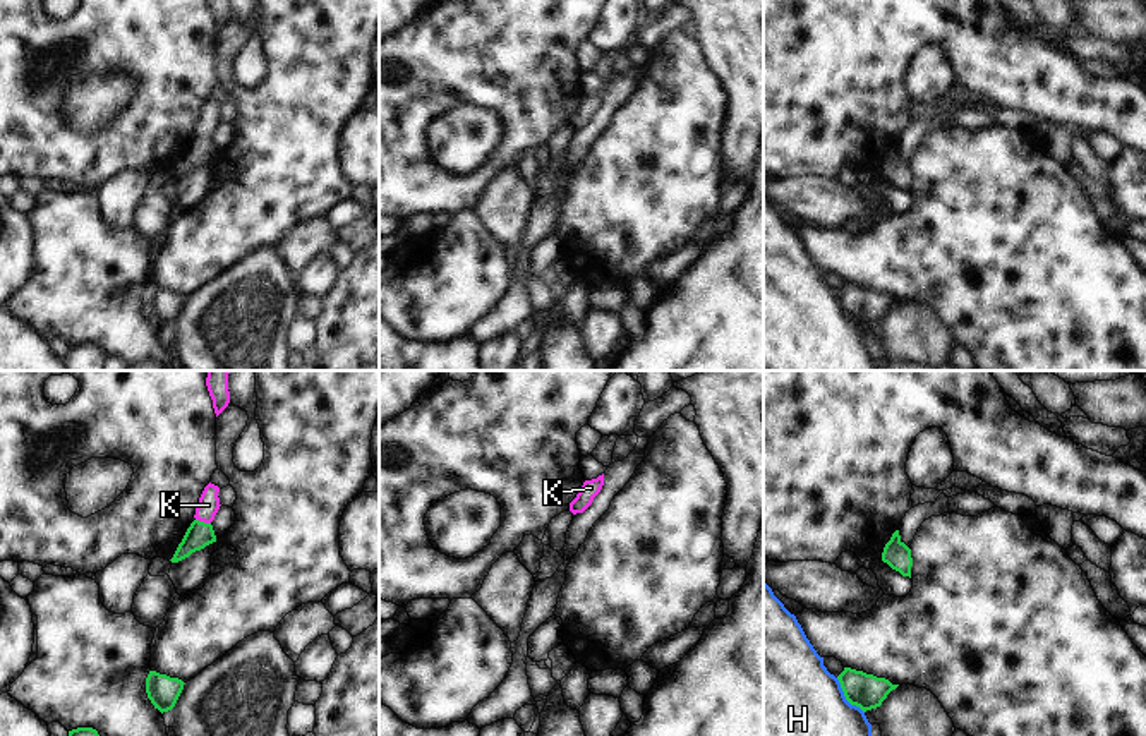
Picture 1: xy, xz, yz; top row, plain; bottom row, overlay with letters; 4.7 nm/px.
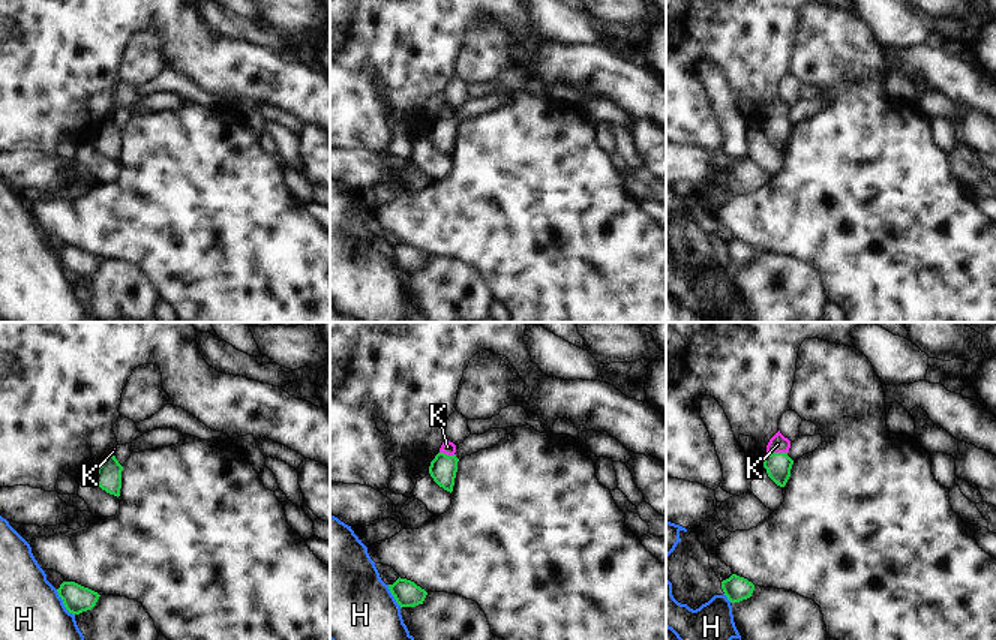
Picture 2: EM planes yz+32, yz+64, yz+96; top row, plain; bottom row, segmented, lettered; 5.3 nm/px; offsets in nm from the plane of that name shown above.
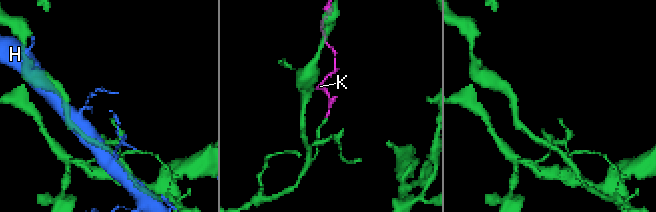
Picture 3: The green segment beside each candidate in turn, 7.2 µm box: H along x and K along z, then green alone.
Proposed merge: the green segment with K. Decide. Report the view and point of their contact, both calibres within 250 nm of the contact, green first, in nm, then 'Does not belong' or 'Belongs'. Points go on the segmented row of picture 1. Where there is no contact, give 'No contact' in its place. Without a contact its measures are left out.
Touches green at xy (203, 522). Thickness 120 nm (green) against 100 nm. Belongs

